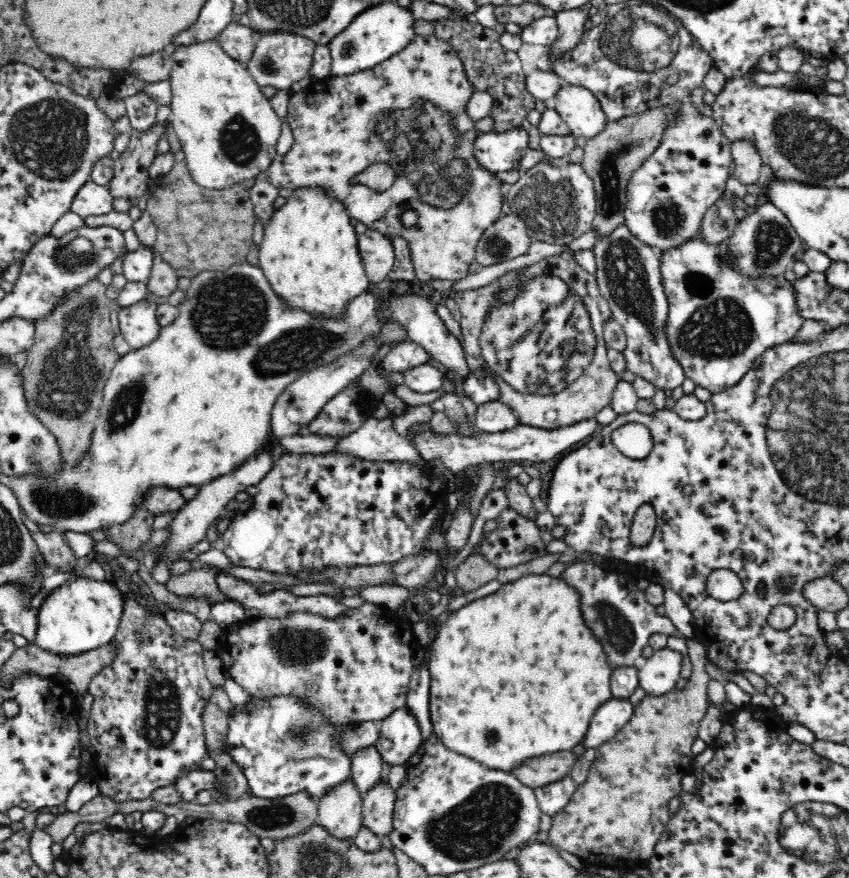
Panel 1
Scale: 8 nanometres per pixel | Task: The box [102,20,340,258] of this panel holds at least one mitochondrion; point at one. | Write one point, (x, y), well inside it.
(240, 142)

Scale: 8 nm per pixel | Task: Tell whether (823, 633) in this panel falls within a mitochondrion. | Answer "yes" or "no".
no

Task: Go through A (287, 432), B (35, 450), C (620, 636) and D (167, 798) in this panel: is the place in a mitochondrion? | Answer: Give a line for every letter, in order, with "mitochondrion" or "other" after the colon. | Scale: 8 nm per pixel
A: other
B: mitochondrion
C: mitochondrion
D: other

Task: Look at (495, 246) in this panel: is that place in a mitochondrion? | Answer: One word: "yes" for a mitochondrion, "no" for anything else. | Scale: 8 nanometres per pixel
yes

